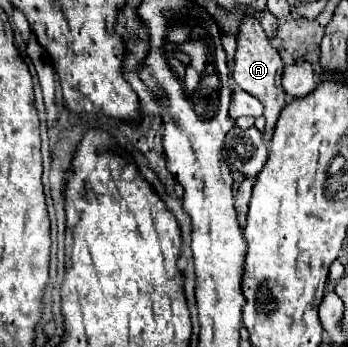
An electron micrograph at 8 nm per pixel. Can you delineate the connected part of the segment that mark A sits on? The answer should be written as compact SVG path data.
M247 18L237 34L237 52L235 52L235 70L233 70L233 80L239 84L239 88L243 88L245 92L249 92L251 96L259 98L265 106L265 132L263 138L269 140L273 136L273 128L275 122L283 110L283 106L287 104L287 92L281 86L281 76L283 76L283 60L277 54L275 48L271 48L269 38L265 34L265 30L261 28L261 24L255 18Z

